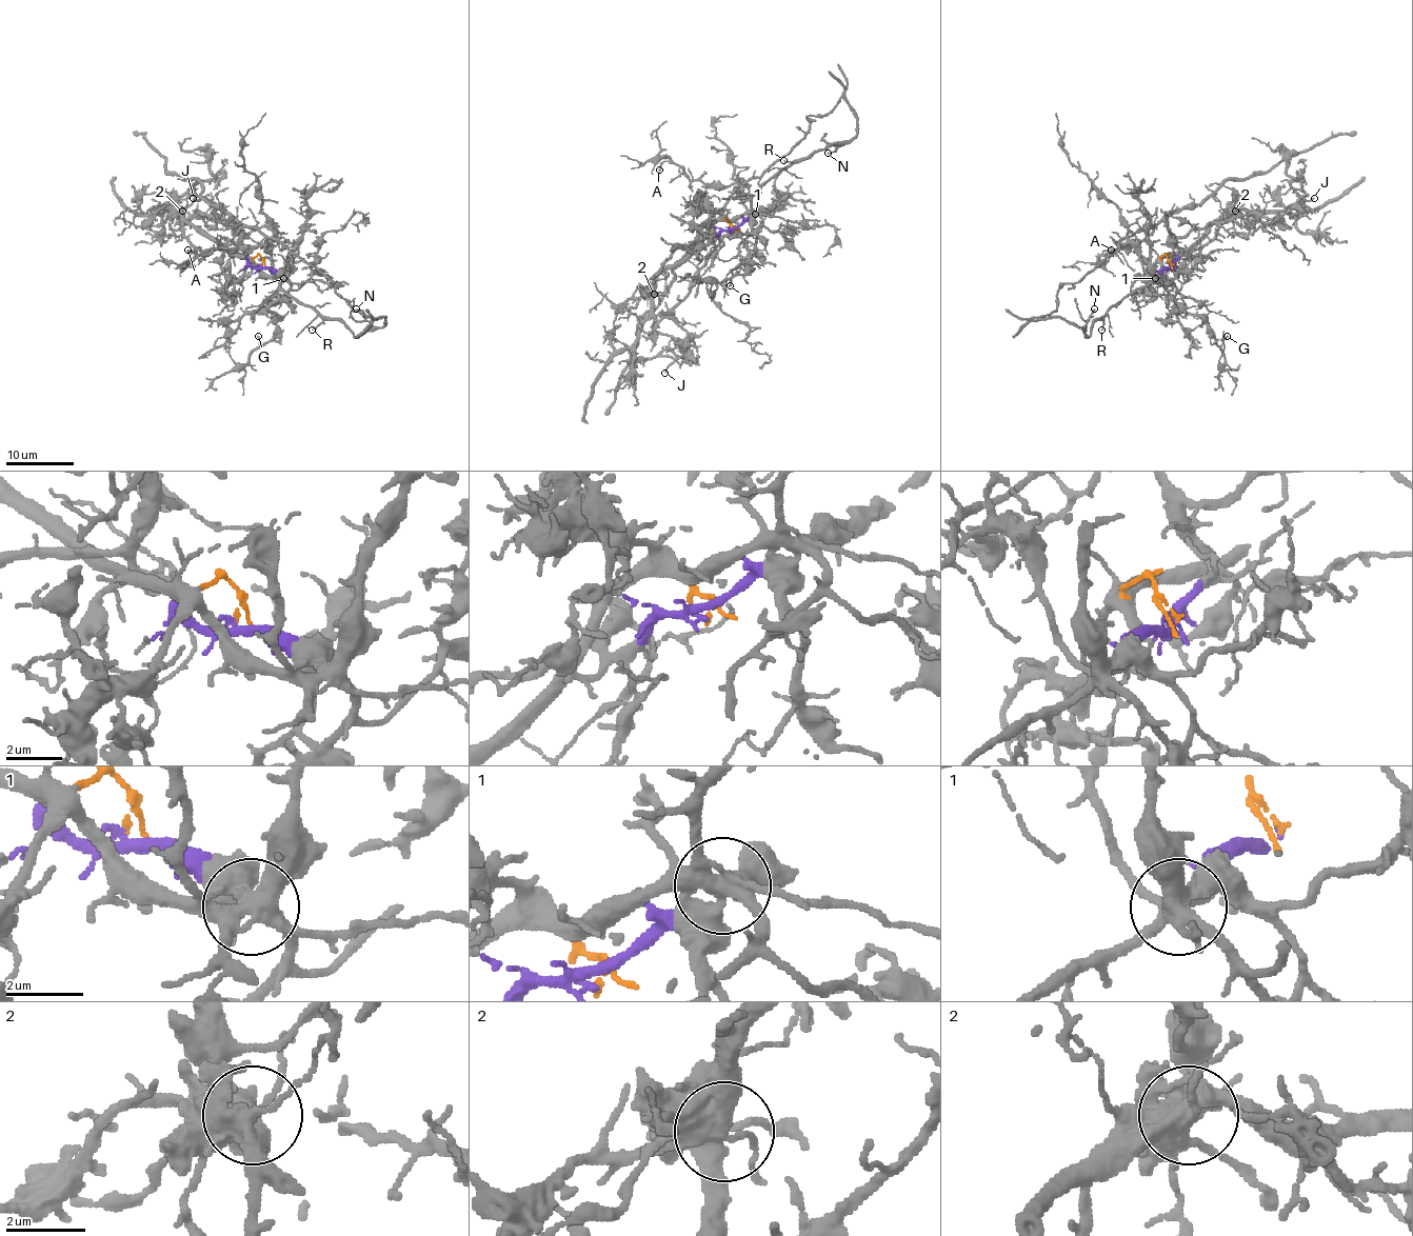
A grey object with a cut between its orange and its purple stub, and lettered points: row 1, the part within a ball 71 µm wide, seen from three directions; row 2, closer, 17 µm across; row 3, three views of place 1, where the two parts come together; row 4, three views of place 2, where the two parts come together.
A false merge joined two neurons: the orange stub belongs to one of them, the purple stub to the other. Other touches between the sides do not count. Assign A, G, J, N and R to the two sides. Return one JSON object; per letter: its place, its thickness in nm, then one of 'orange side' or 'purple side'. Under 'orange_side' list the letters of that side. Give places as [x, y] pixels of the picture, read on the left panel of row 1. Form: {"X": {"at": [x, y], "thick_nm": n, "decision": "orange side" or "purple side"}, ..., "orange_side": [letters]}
{"A": {"at": [187, 250], "thick_nm": 130, "decision": "orange side"}, "G": {"at": [258, 336], "thick_nm": 130, "decision": "orange side"}, "J": {"at": [193, 198], "thick_nm": 150, "decision": "orange side"}, "N": {"at": [356, 308], "thick_nm": 100, "decision": "orange side"}, "R": {"at": [312, 330], "thick_nm": 120, "decision": "orange side"}, "orange_side": ["A", "G", "J", "N", "R"]}

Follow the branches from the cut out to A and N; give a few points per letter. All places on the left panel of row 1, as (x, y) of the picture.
A: (262, 264), (259, 256), (254, 259), (275, 276), (271, 245), (265, 244), (203, 254), (187, 250)
N: (262, 264), (259, 256), (254, 259), (297, 300), (322, 316), (337, 317), (359, 336), (372, 324), (356, 308)

